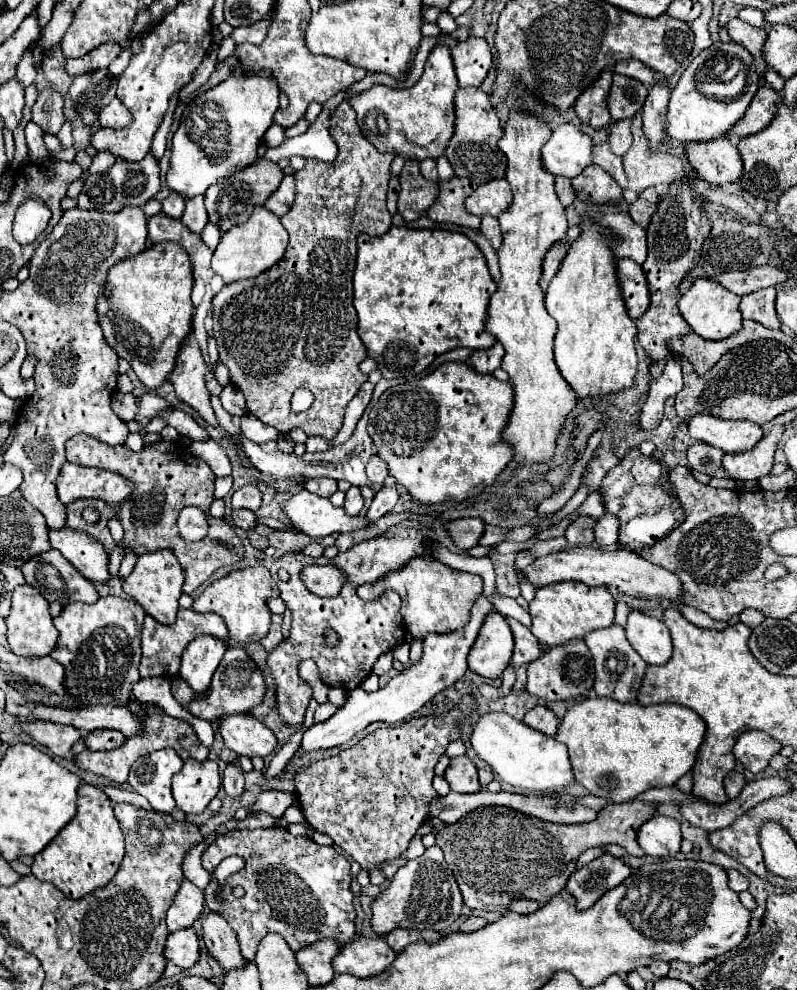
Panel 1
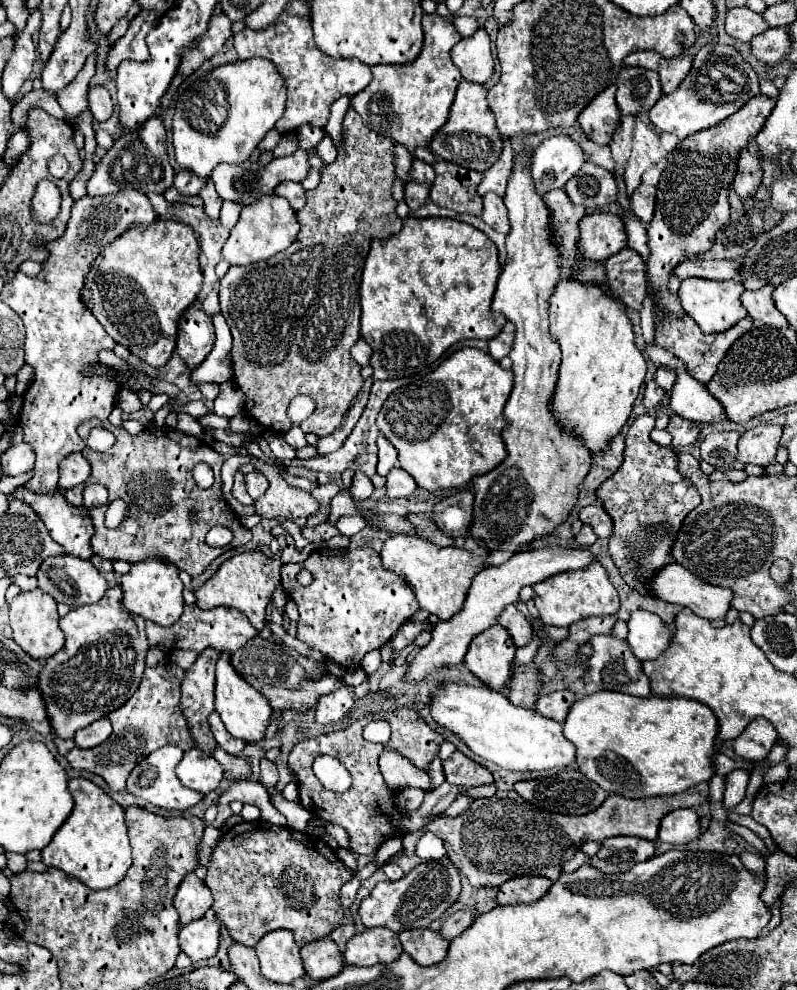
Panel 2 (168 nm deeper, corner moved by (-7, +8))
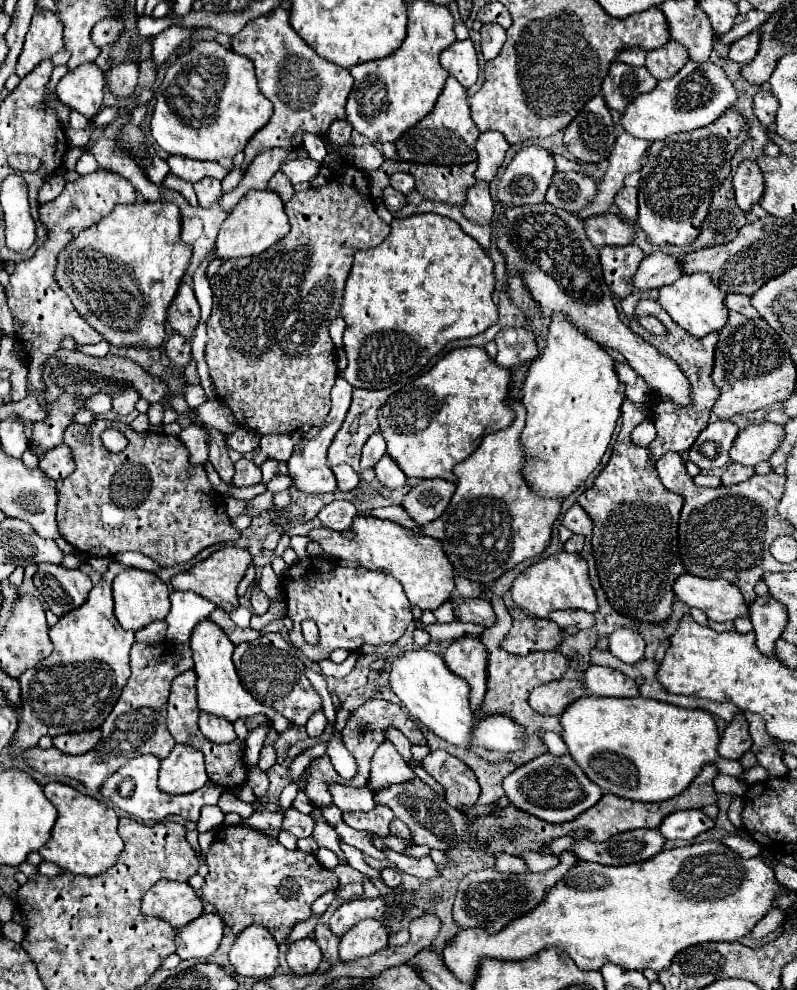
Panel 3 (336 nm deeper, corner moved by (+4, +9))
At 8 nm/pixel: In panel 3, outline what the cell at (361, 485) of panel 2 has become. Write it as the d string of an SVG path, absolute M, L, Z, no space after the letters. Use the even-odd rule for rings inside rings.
M336 465L336 467L332 467L332 471L336 475L340 491L352 491L360 483L360 477L356 475L356 471L350 465Z

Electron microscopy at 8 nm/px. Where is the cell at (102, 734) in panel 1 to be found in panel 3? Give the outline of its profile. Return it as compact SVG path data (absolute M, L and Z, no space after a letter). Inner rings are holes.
M94 729L92 733L70 733L54 737L54 747L66 755L80 755L94 749L96 741L100 741L100 729Z

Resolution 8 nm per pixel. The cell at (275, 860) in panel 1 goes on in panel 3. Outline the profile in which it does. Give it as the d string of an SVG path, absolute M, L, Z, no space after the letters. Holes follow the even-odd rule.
M224 827L216 833L208 853L210 873L200 895L214 905L216 913L234 935L260 923L282 945L292 927L310 917L310 905L326 891L338 889L338 879L324 869L314 853L286 849L276 839L250 827Z

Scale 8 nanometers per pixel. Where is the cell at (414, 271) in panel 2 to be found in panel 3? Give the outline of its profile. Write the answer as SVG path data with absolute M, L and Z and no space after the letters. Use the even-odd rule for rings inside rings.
M410 215L406 219L394 219L390 223L390 235L378 245L372 247L368 251L360 251L354 257L354 265L348 273L346 279L346 287L344 287L344 295L342 295L342 313L346 319L346 331L344 331L344 351L346 351L346 359L348 365L344 371L340 371L338 375L342 379L346 379L352 387L358 389L386 389L392 387L394 383L400 383L404 379L416 377L420 375L422 367L442 351L442 347L454 339L464 339L464 337L474 337L482 331L486 331L490 325L494 325L498 321L498 307L492 299L494 295L494 287L496 287L496 277L494 277L494 263L492 259L484 253L484 249L472 241L472 237L468 237L452 219L440 217L440 215Z

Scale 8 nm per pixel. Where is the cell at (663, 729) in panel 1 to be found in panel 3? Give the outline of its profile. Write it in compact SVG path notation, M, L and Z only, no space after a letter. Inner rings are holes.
M582 697L562 713L562 739L580 769L604 793L614 793L634 801L666 801L680 795L700 769L716 761L720 773L742 779L748 785L768 779L760 765L744 769L738 760L728 760L716 753L718 729L708 711L684 709L648 697Z

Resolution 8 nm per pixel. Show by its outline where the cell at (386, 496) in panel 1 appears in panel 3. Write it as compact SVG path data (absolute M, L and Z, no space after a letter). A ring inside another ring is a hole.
M384 455L376 465L374 465L374 471L376 471L376 477L382 485L390 487L390 489L396 489L396 487L402 487L406 485L406 475L404 471L398 467L398 463L390 457L390 455Z

